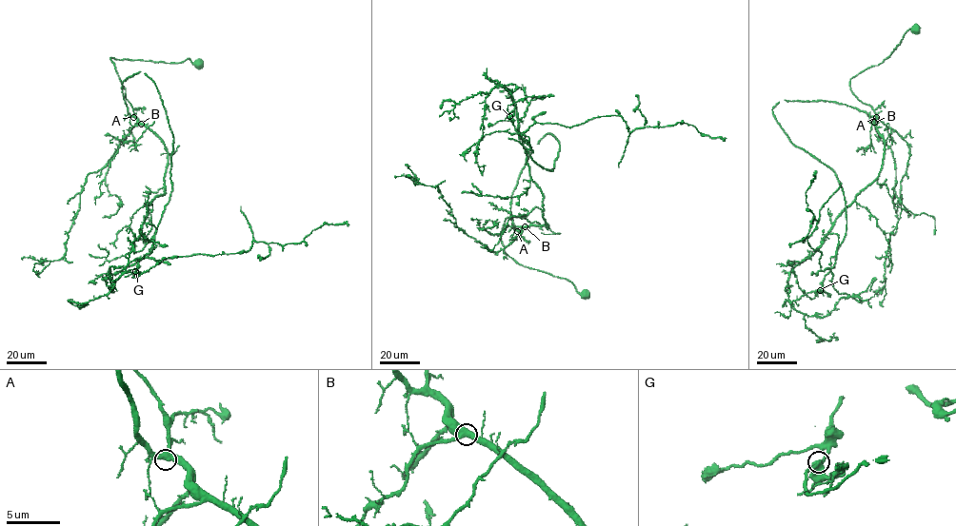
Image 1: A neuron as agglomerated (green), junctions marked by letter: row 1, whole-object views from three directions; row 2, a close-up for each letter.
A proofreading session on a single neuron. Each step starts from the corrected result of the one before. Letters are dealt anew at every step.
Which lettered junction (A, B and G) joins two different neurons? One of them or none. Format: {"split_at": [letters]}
{"split_at": []}

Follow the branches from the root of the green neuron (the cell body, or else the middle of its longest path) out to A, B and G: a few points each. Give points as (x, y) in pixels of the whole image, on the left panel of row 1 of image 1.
A: (198, 63), (189, 58), (169, 63), (110, 58), (125, 88), (126, 98), (133, 109), (133, 117)
B: (198, 63), (189, 58), (169, 63), (110, 58), (133, 115), (141, 124)
G: (198, 63), (110, 59), (137, 121), (168, 152), (165, 193), (144, 221), (155, 227), (152, 251), (135, 271)

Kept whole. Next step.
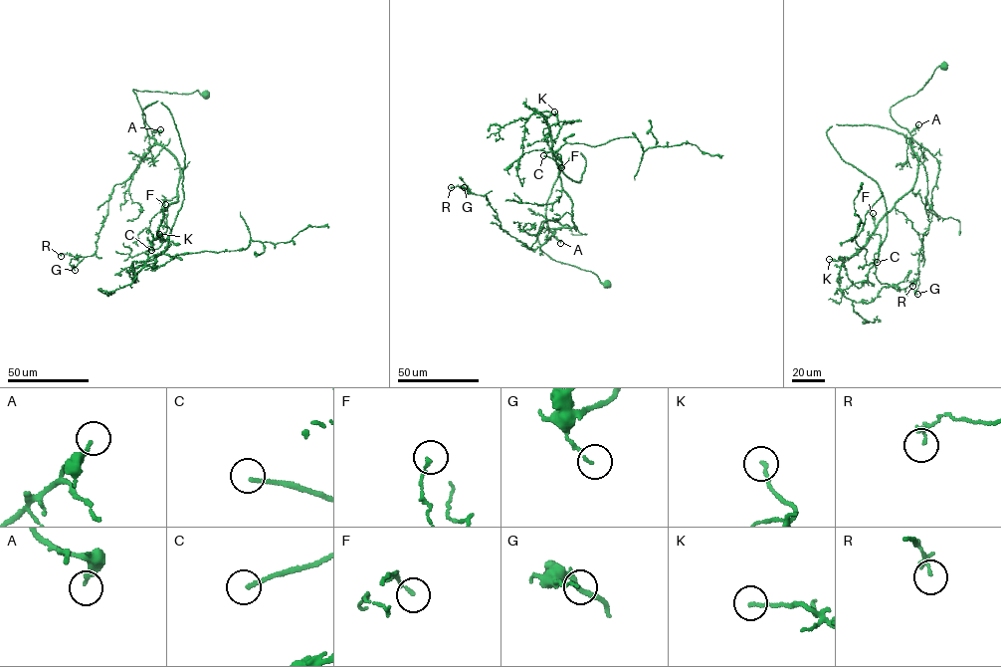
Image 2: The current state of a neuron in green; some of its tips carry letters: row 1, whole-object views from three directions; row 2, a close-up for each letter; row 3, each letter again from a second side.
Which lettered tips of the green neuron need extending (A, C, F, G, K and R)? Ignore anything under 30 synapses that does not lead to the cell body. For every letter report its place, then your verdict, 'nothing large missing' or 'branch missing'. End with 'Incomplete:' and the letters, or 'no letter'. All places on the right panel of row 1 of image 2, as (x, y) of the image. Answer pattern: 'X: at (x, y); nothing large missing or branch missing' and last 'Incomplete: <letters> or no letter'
A: at (918, 124); nothing large missing
C: at (877, 262); branch missing
F: at (873, 213); nothing large missing
G: at (917, 294); nothing large missing
K: at (829, 259); nothing large missing
R: at (912, 286); nothing large missing
Incomplete: C

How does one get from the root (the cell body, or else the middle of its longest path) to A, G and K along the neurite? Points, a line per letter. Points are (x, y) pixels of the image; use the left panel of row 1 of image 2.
A: (205, 94), (198, 90), (182, 94), (133, 90), (146, 123), (152, 131), (160, 129)
G: (205, 94), (133, 90), (156, 141), (131, 176), (114, 186), (96, 252), (75, 270)
K: (205, 94), (133, 91), (155, 141), (180, 167), (177, 201), (163, 212), (157, 232), (165, 241), (159, 234)

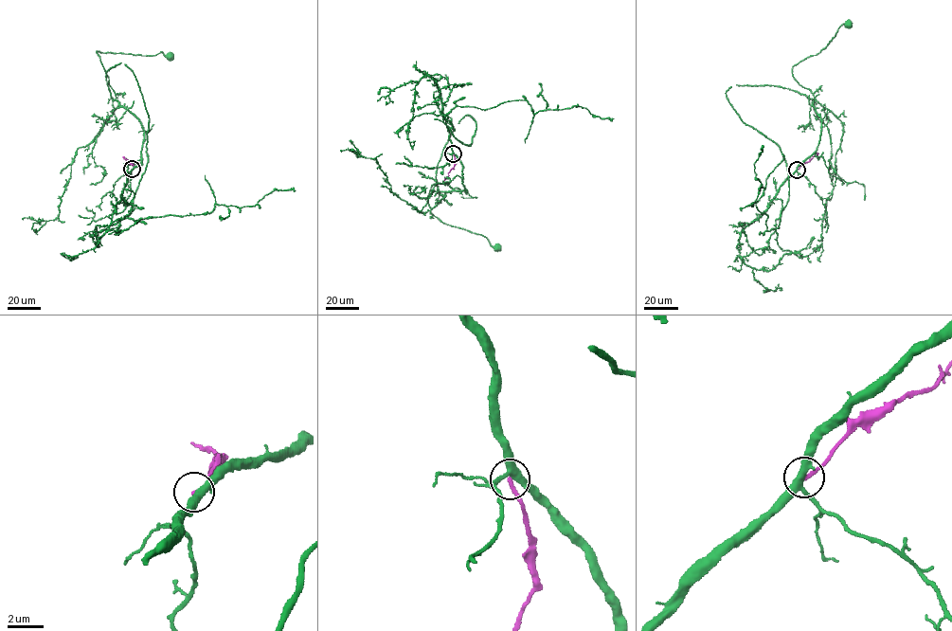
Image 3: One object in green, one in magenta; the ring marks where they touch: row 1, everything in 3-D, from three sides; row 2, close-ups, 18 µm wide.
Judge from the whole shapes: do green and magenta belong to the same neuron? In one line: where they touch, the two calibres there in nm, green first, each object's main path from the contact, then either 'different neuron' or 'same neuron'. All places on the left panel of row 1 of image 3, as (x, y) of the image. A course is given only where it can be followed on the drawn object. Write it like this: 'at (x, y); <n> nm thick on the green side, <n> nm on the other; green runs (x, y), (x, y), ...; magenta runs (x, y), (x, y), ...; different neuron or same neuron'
at (132, 169); 360 nm thick on the green side, 200 nm on the other; green runs (132, 169), (141, 165), (143, 128), (119, 104), (97, 51), (153, 56), (162, 52), (170, 56); magenta runs (132, 169), (134, 166), (123, 156); different neuron

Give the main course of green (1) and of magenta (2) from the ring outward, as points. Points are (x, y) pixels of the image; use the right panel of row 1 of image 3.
1: (797, 170), (815, 151), (821, 118), (813, 106), (813, 93), (799, 84), (793, 66), (819, 53), (848, 24)
2: (797, 170), (818, 153)

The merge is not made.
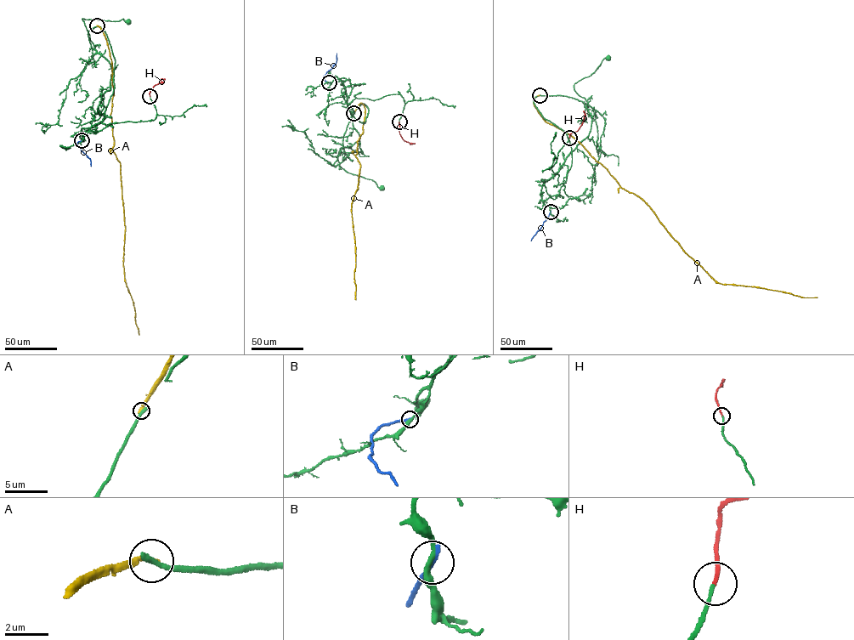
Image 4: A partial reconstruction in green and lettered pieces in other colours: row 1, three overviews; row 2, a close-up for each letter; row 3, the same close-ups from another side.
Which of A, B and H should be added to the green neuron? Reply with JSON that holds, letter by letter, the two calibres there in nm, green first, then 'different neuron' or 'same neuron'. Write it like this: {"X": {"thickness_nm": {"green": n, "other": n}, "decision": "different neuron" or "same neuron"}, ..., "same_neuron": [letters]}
{"A": {"thickness_nm": {"green": 340, "other": 320}, "decision": "different neuron"}, "B": {"thickness_nm": {"green": 240, "other": 280}, "decision": "different neuron"}, "H": {"thickness_nm": {"green": 140, "other": 150}, "decision": "same neuron"}, "same_neuron": ["H"]}

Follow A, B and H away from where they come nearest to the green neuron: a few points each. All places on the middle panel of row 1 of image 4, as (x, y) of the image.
A: (353, 113), (360, 103), (363, 104), (363, 133), (355, 156), (360, 168), (351, 210), (355, 300)
B: (329, 82), (324, 76), (336, 63), (336, 53)
H: (399, 121), (403, 138), (410, 144), (415, 143)

